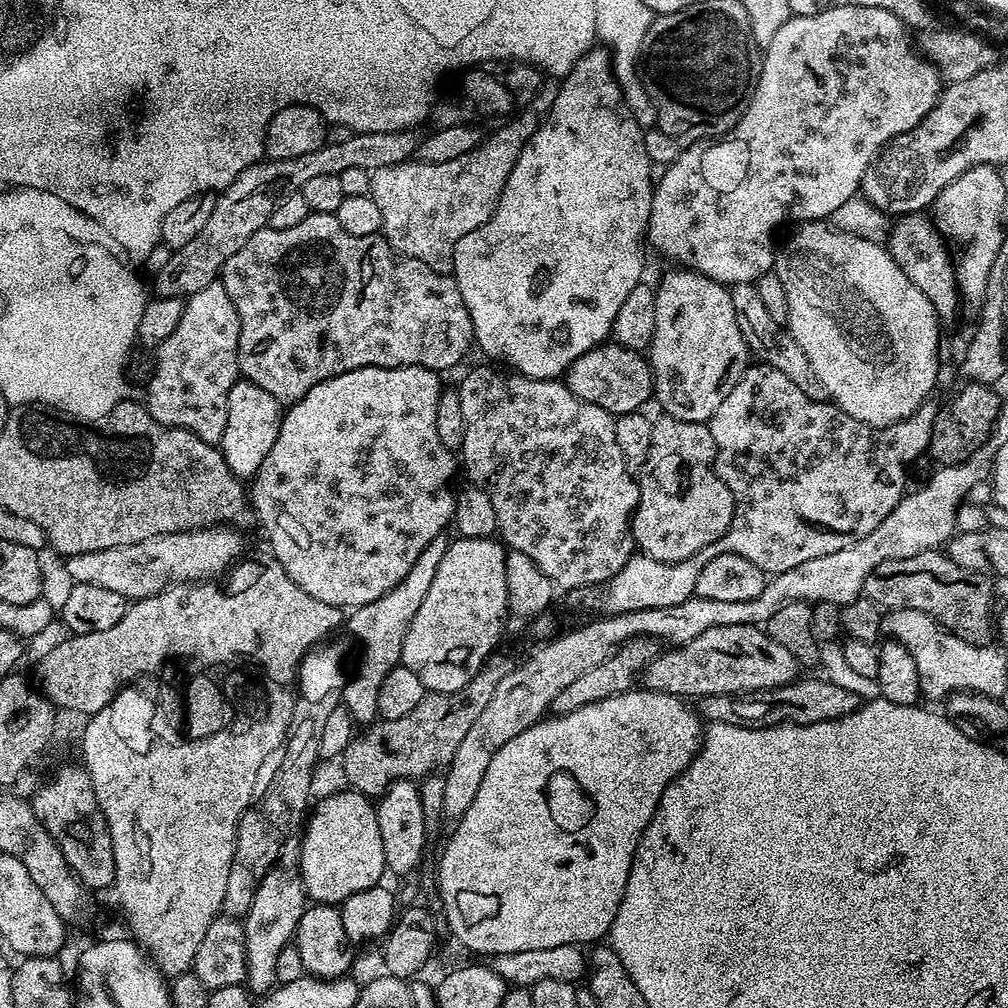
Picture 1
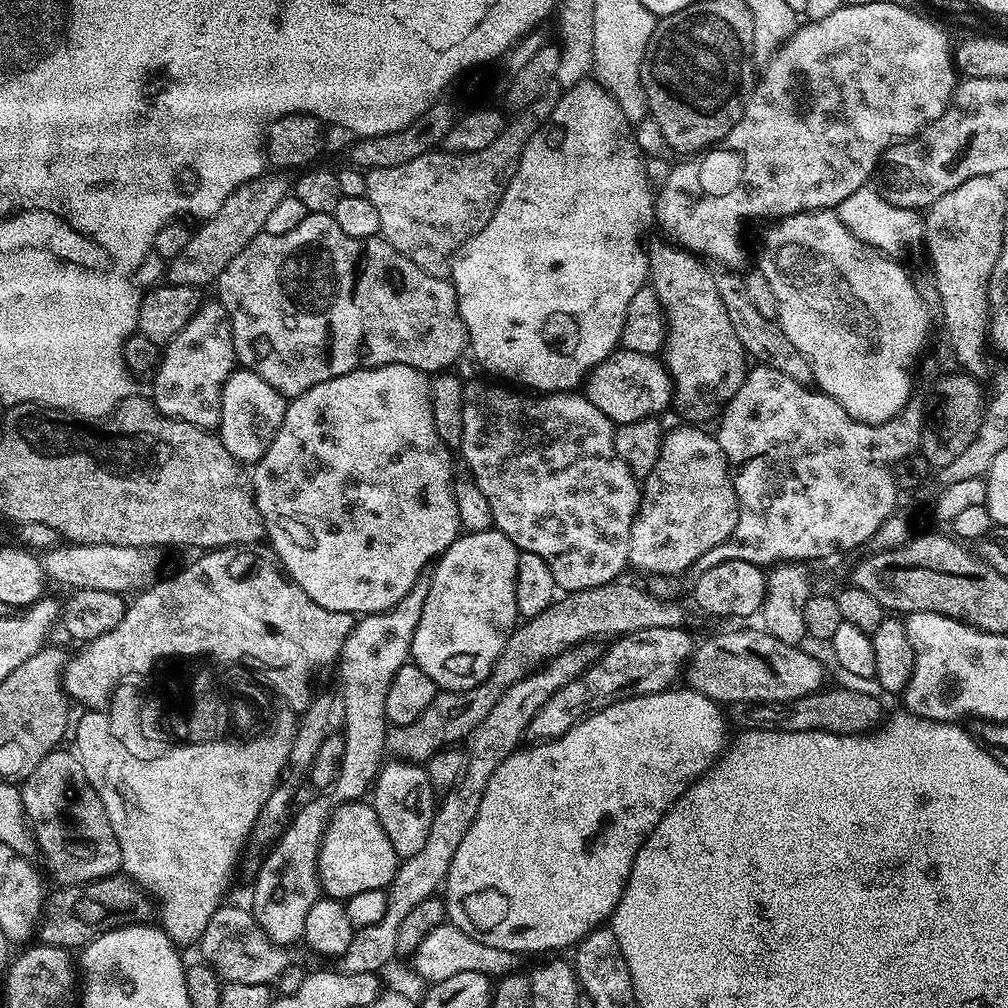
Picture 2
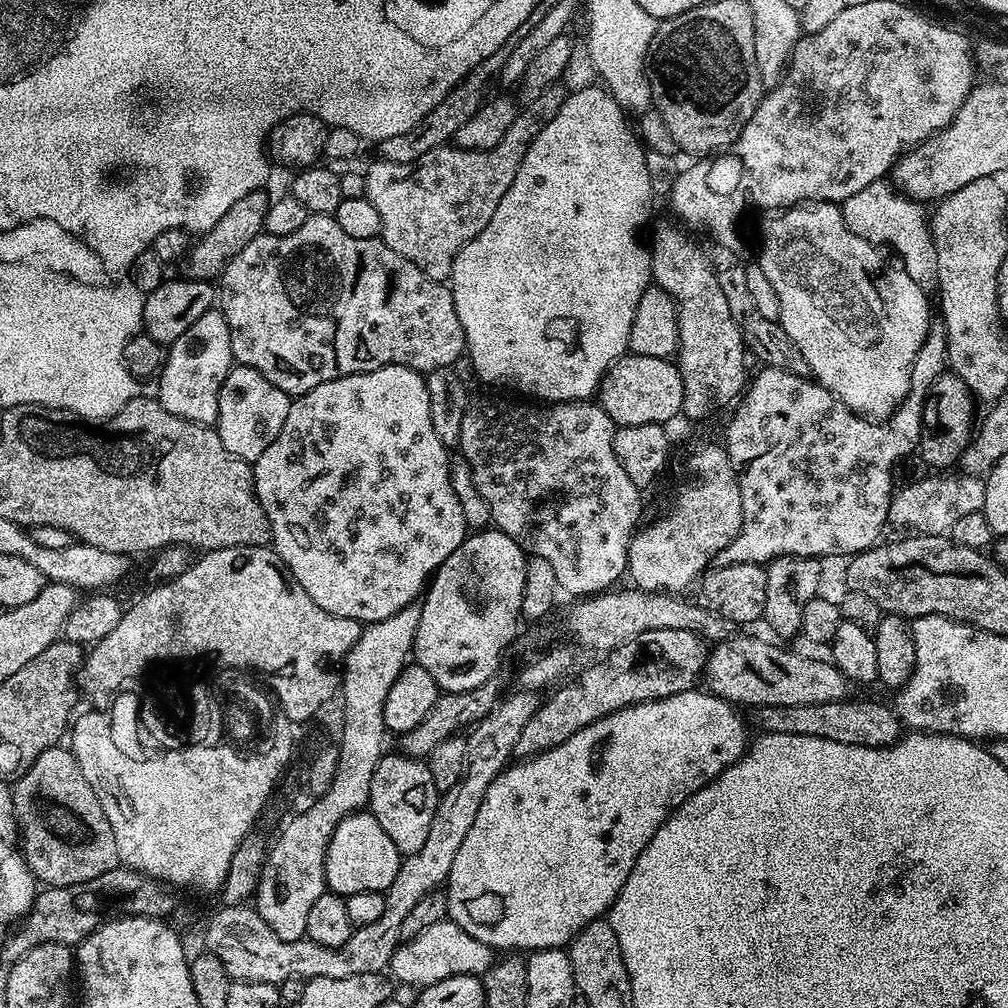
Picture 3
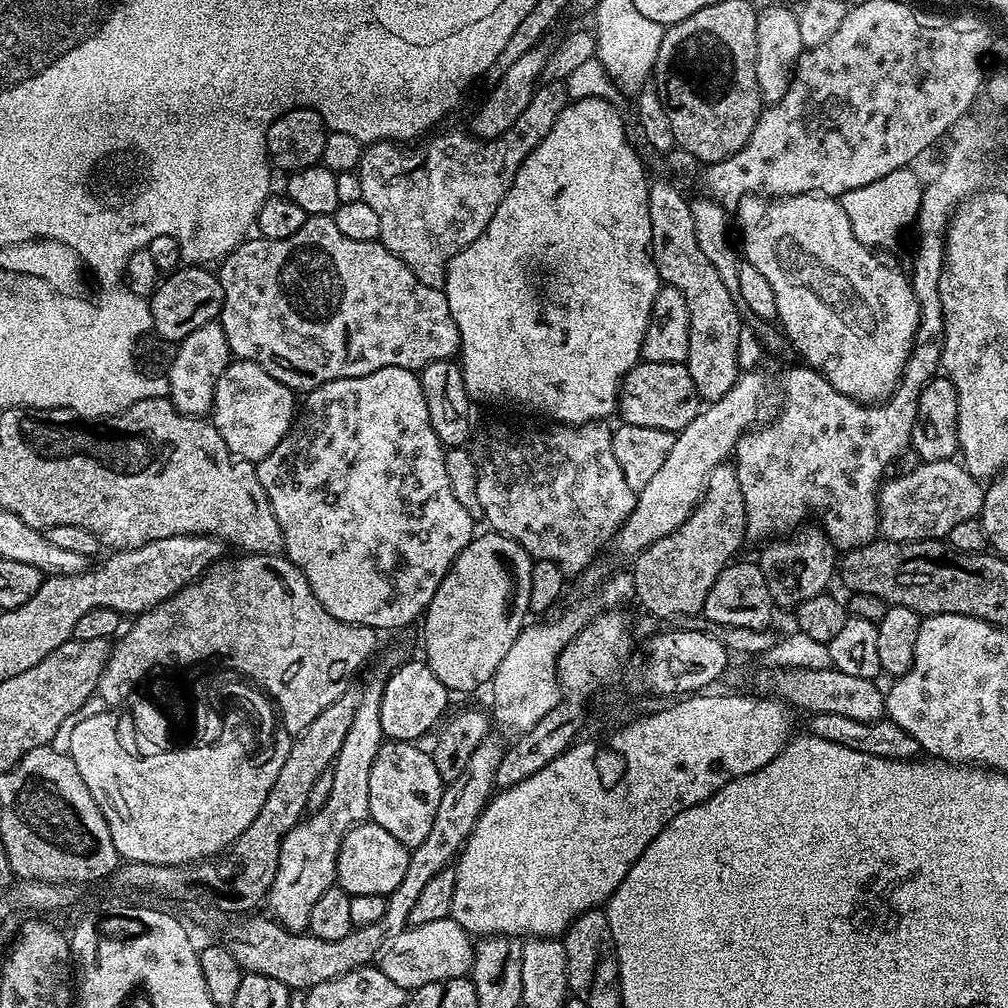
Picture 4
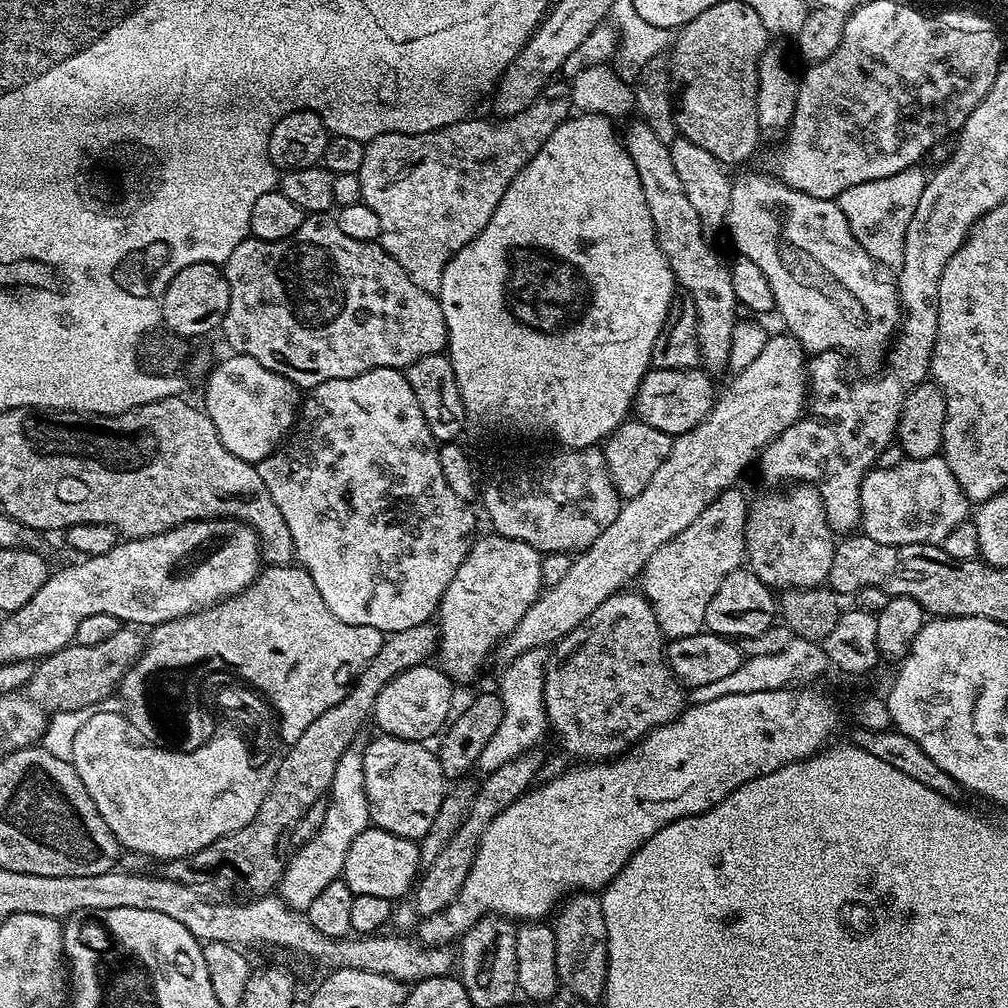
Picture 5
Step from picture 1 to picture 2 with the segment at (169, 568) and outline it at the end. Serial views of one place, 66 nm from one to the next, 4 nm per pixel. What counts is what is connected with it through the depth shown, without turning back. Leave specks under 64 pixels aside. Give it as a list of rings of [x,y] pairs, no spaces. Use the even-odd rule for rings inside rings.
[[[61,543],[45,553],[42,563],[49,581],[57,580],[68,590],[110,590],[121,594],[139,593],[157,583],[160,572],[160,548],[131,548],[130,546],[106,546],[105,544]]]

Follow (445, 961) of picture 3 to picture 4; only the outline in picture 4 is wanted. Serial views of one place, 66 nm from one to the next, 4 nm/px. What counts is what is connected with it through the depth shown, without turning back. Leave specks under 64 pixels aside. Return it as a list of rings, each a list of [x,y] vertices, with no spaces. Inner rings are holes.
[[[447,919],[426,922],[417,928],[408,926],[382,946],[378,955],[378,966],[386,978],[398,982],[398,986],[415,990],[430,982],[446,982],[454,978],[465,978],[472,970],[473,937],[457,920]]]

